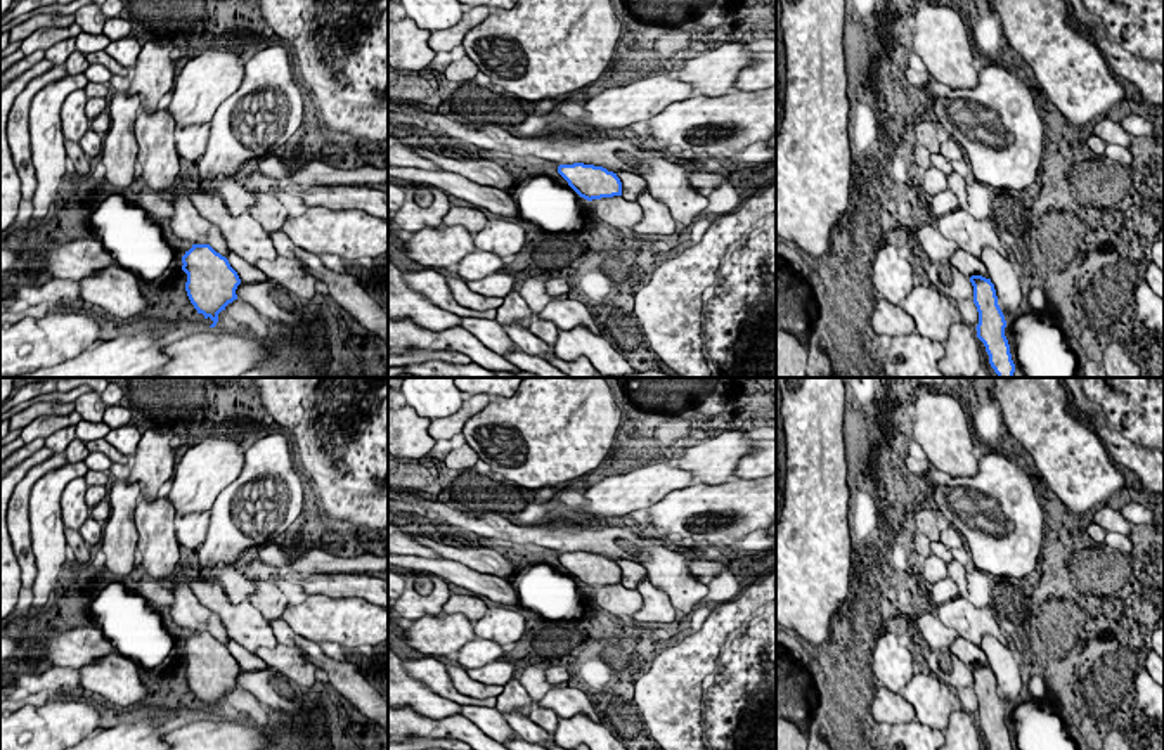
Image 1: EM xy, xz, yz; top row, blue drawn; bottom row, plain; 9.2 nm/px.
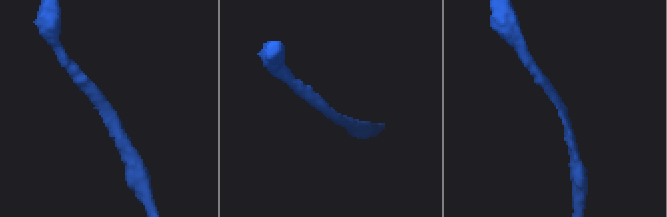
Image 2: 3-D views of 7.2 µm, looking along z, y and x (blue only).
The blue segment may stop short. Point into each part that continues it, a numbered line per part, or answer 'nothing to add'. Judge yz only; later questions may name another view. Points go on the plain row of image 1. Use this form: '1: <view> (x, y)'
nothing to add

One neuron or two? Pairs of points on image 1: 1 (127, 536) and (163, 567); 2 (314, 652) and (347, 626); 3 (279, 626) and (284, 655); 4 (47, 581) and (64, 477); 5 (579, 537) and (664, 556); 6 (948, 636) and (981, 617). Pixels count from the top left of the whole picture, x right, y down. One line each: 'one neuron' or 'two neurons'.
1: two neurons
2: two neurons
3: two neurons
4: one neuron
5: two neurons
6: two neurons

